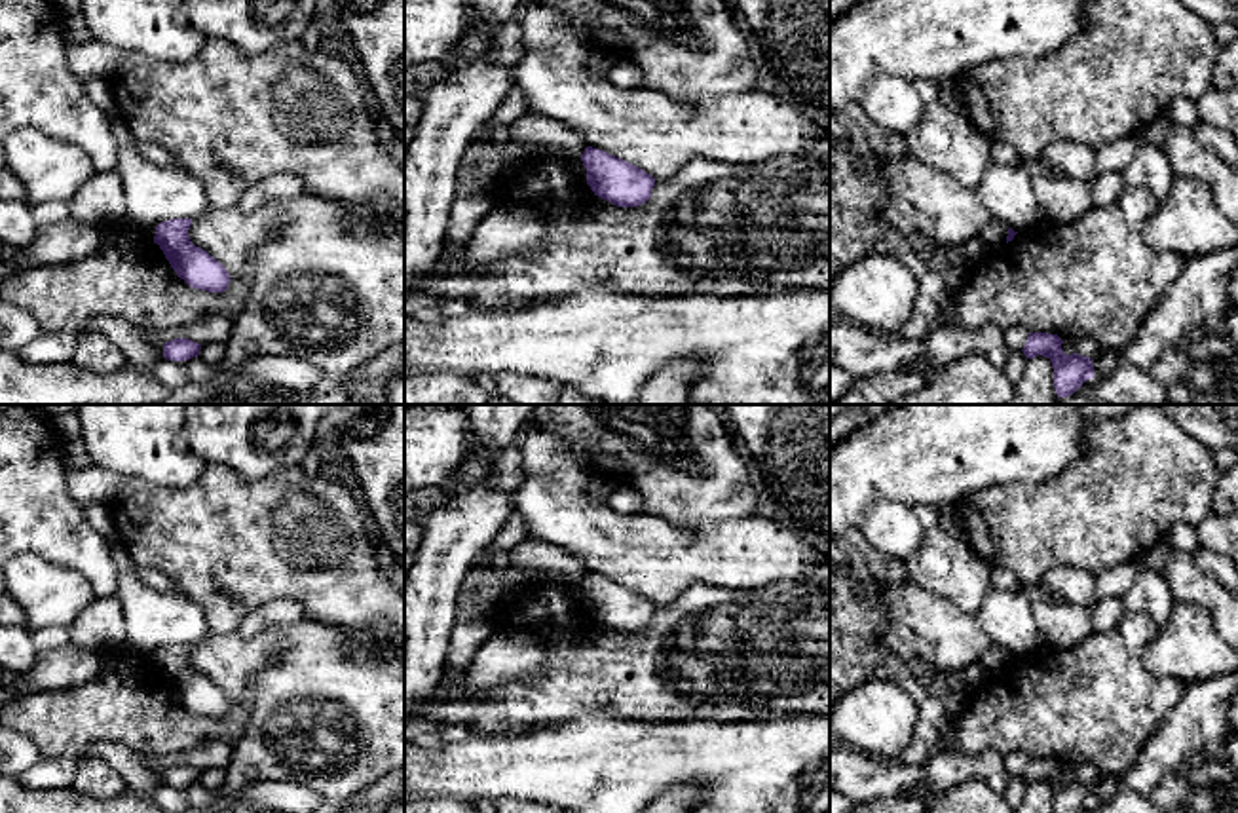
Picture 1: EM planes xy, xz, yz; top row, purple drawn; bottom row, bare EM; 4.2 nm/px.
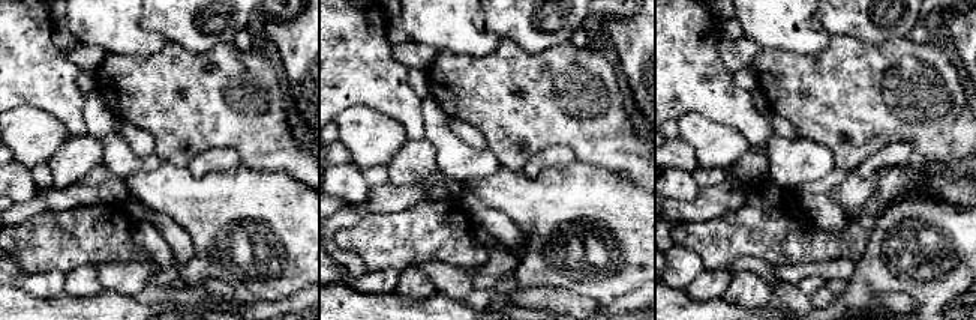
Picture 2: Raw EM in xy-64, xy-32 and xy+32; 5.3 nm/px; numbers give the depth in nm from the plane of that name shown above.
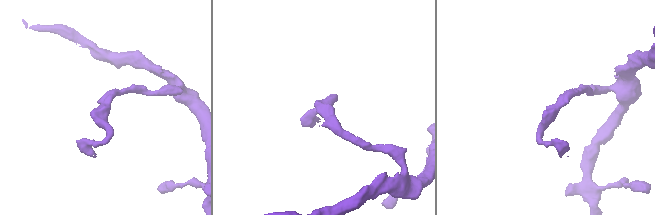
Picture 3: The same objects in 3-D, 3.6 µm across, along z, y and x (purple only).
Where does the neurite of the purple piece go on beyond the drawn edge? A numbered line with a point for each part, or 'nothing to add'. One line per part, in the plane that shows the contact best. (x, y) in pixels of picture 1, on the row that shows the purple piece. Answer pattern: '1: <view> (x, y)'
nothing to add

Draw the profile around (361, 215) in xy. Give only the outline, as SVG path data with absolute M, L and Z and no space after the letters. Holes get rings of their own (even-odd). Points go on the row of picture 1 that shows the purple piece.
M342 203L342 205L346 207L346 213L347 213L349 220L351 220L351 226L355 230L385 228L385 230L397 232L393 228L391 218L378 218L376 213L365 203L355 203L355 205Z

